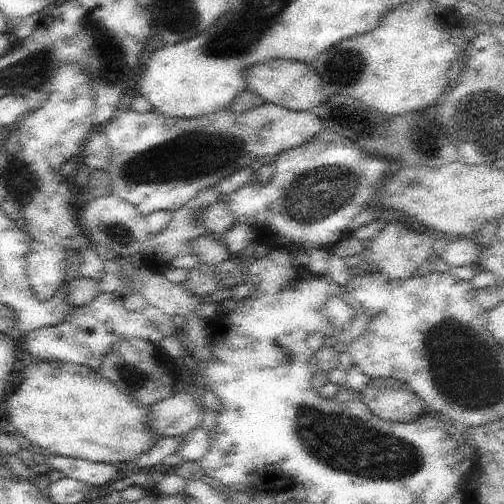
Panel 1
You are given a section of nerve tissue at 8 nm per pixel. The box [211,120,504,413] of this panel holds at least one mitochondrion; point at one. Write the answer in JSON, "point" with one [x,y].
{"point":[461,372]}

